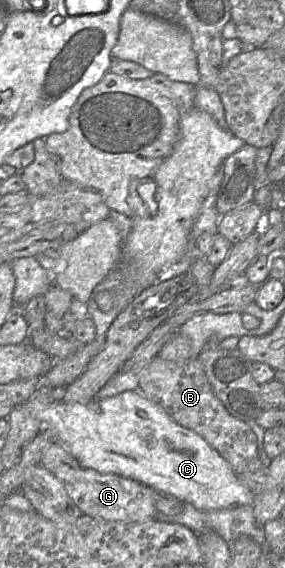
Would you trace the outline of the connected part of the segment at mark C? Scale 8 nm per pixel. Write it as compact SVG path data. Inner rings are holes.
M125 391L109 398L93 398L86 404L64 403L42 413L42 430L50 431L81 466L103 474L116 474L141 482L189 503L199 510L253 505L255 494L239 479L230 463L195 431L178 424L140 391Z

